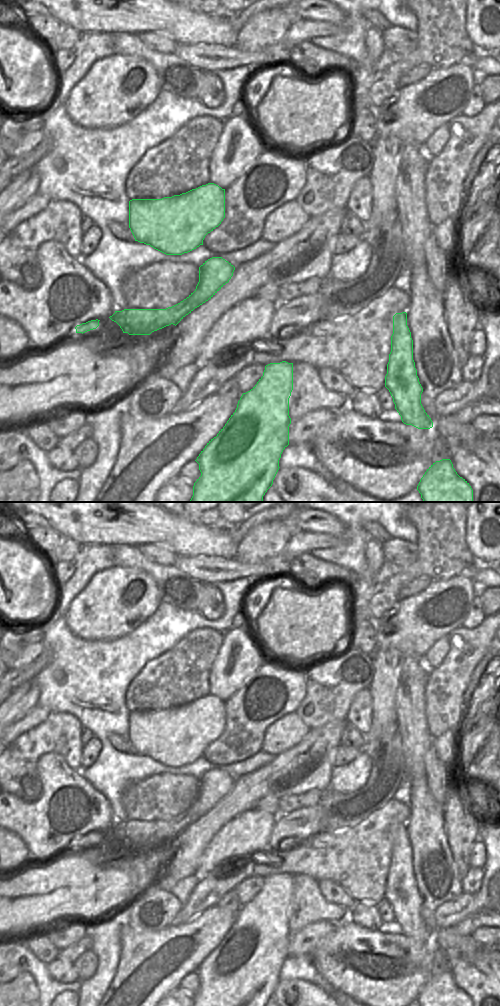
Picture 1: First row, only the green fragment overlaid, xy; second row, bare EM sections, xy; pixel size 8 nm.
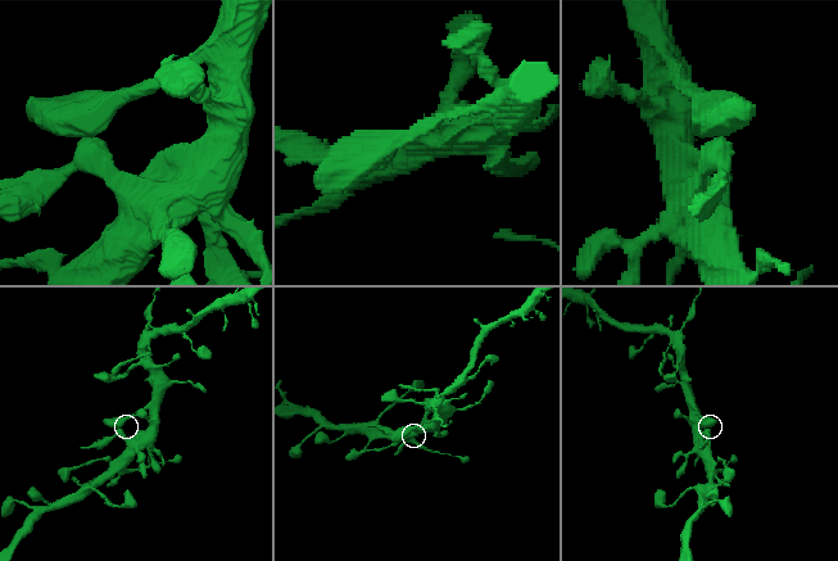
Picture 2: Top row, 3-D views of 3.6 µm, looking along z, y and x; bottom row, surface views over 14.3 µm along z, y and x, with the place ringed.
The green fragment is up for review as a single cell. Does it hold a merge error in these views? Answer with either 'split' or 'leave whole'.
split

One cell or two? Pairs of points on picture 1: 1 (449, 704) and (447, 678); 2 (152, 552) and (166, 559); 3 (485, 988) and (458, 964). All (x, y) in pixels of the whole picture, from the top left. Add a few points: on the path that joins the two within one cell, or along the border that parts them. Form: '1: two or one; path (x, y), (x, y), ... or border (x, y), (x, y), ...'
1: one; path (447, 698), (447, 684)
2: one; path (155, 554), (163, 557)
3: one; path (479, 981), (465, 967)

